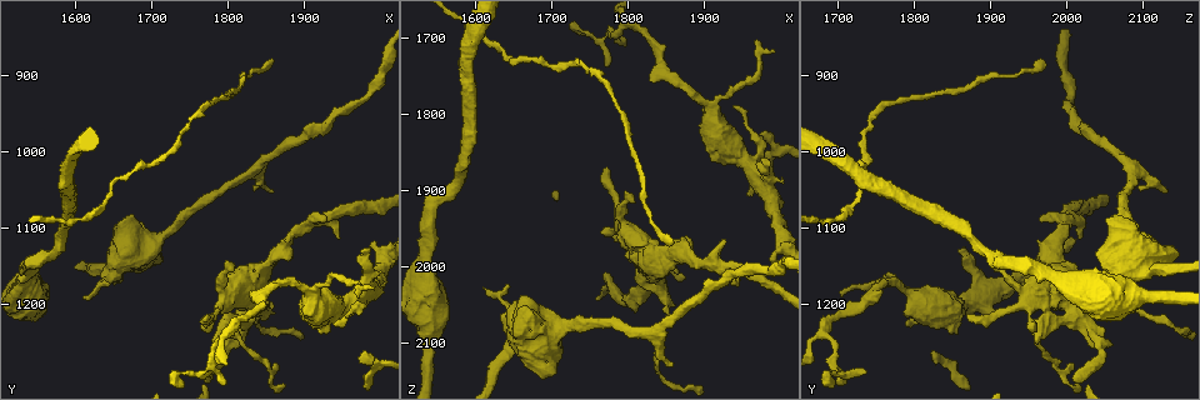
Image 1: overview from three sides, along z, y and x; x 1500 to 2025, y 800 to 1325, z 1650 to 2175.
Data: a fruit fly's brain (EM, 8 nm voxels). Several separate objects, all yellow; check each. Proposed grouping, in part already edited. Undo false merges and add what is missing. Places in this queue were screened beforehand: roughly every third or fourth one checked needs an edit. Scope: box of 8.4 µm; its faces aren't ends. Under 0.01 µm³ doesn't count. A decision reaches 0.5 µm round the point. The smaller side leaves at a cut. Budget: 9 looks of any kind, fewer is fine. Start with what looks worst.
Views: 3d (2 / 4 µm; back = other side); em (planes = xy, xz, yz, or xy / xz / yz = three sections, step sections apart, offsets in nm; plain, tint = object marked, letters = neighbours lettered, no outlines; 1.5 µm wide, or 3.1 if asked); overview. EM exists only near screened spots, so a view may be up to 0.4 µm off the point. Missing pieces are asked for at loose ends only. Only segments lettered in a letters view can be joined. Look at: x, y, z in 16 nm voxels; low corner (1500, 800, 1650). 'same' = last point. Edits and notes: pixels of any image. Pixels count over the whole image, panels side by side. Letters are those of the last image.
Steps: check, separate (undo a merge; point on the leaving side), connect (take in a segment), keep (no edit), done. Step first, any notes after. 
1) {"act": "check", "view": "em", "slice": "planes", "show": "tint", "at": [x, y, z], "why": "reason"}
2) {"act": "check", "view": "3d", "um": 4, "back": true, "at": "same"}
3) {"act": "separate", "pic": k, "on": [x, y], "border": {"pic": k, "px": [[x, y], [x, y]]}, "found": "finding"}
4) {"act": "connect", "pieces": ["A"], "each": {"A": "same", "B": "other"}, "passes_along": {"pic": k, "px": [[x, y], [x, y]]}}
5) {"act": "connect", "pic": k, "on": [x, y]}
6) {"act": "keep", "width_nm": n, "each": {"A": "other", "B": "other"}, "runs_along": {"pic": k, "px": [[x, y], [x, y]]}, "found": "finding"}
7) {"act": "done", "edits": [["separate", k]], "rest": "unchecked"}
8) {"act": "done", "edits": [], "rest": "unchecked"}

{"act": "check", "view": "3d", "um": 2, "at": [1985, 1125, 1990], "why": "an open end"}

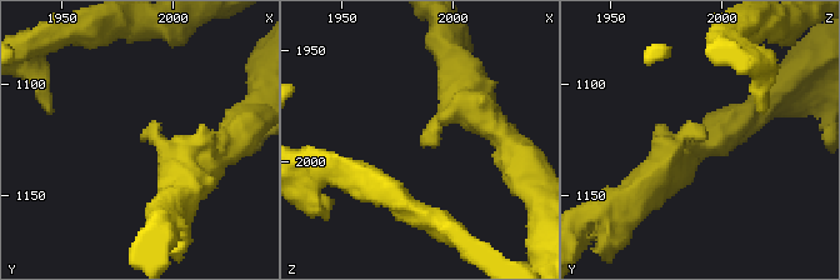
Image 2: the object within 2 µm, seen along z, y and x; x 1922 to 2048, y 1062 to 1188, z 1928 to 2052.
{"act": "check", "view": "em", "slice": "planes", "show": "letters", "at": [1989, 1126, 1993], "arm_widths_nm": [200, 280]}

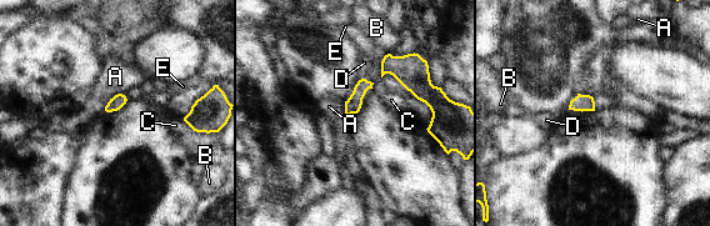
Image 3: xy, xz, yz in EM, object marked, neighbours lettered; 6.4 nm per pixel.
{"act": "keep", "each": {"A": "other", "B": "other", "C": "other", "D": "other", "E": "other"}, "border": {"pic": 3, "px": [[344, 101], [345, 112]]}, "found": "none of them fits"}

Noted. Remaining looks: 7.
{"act": "check", "view": "3d", "um": 4, "at": [1980, 1125, 1865], "why": "branch stops here"}

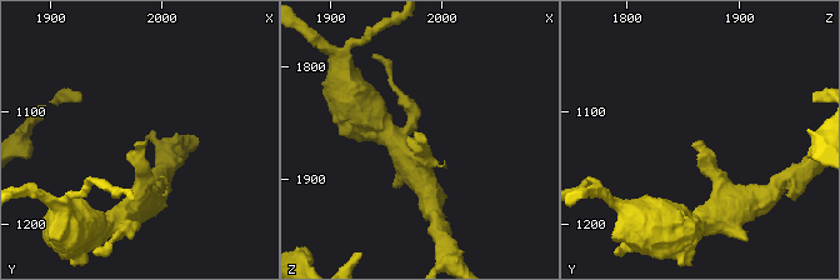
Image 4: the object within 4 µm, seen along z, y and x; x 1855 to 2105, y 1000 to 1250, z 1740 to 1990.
{"act": "check", "view": "em", "slice": "xy", "step": 4, "show": "letters", "at": [1982, 1124, 1864], "why": "shape alone is not enough"}

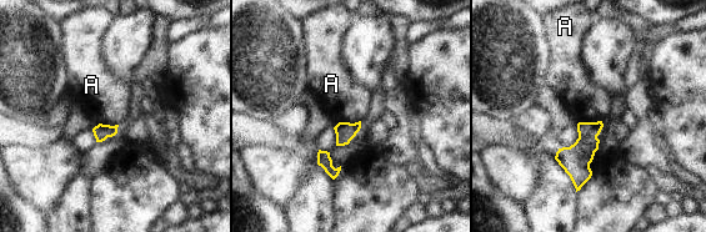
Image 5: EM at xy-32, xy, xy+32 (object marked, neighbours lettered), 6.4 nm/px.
{"act": "check", "view": "em", "slice": "planes", "show": "letters", "at": "same"}

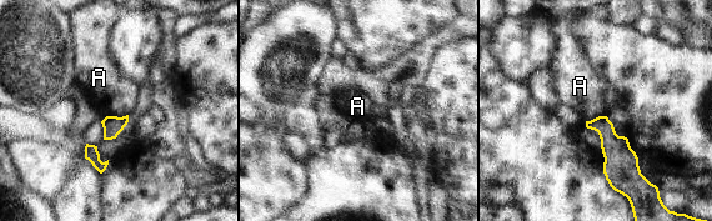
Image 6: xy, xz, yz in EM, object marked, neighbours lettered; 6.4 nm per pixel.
{"act": "keep", "each": {"A": "other"}, "border": {"pic": 6, "px": [[128, 114], [106, 116]]}, "found": "none of them fits"}

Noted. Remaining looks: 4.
{"act": "check", "view": "3d", "um": 4, "at": [1770, 1285, 1740], "why": "branch stops here"}

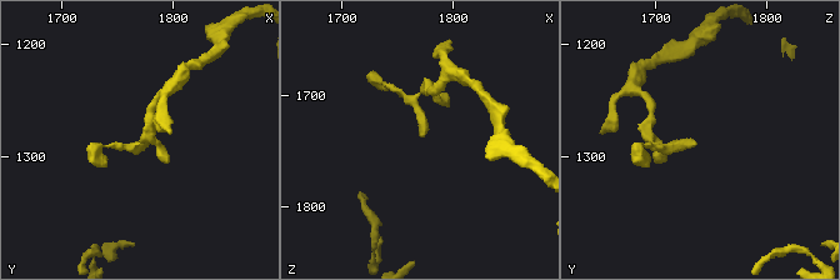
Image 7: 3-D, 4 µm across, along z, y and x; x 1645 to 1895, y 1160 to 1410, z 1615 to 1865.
{"act": "check", "view": "em", "slice": "planes", "show": "letters", "at": [1772, 1288, 1738], "why": "now the EM"}

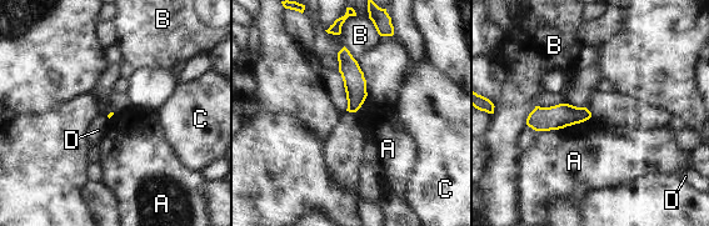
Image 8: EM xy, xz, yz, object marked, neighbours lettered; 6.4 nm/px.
{"act": "keep", "longest_contact_nm": ["A", 360], "each": {"A": "other", "B": "other", "C": "other", "D": "other"}, "border": {"pic": 8, "px": [[590, 116], [563, 127], [538, 131]]}, "found": "none of them fits"}

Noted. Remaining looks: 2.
{"act": "check", "view": "em", "slice": "xz", "step": 4, "show": "tint", "at": [1940, 1225, 1790], "why": "free end"}

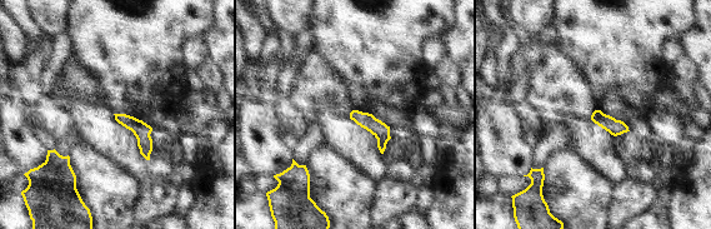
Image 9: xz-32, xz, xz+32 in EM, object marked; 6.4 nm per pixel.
{"act": "check", "view": "em", "slice": "planes", "show": "letters", "at": "same"}

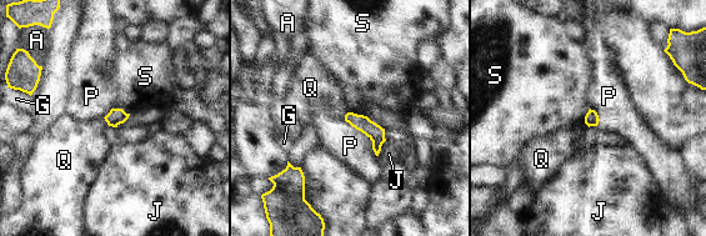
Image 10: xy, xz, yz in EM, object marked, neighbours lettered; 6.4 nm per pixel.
{"act": "keep", "longest_contact_nm": ["P", 340], "each": {"A": "other", "G": "other", "J": "other", "P": "other", "Q": "other", "S": "other"}, "border": {"pic": 10, "px": [[344, 116], [371, 141], [376, 155]]}, "found": "none of them fits"}

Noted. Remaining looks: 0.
{"act": "done", "edits": [], "rest": "unchecked"}

